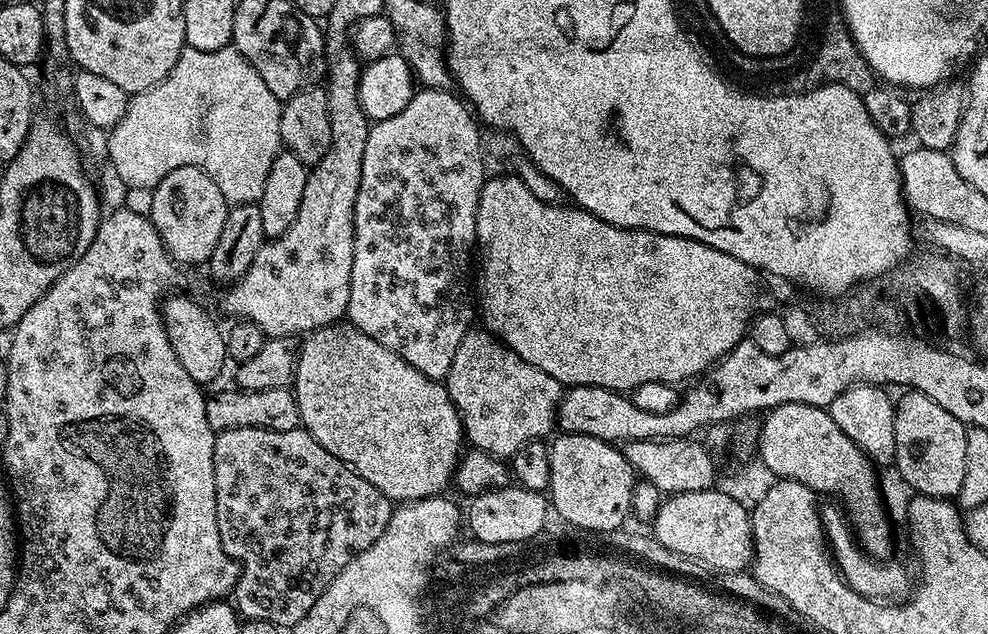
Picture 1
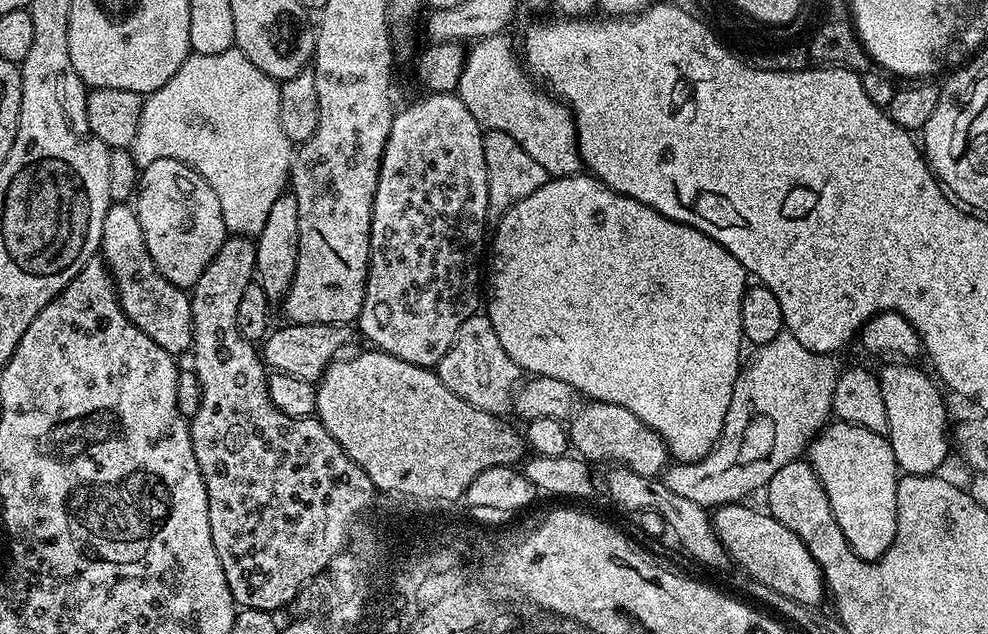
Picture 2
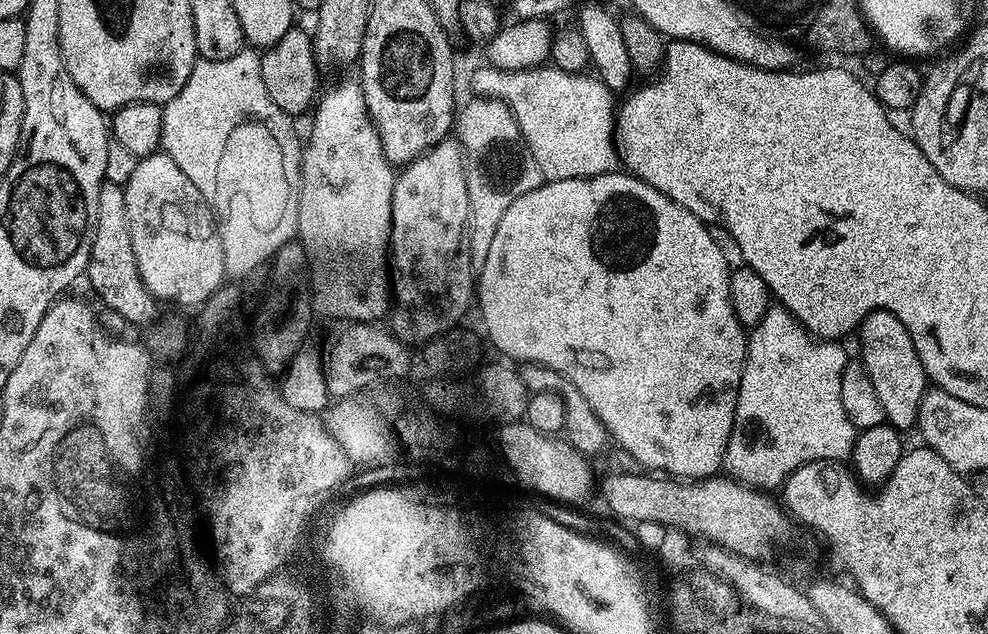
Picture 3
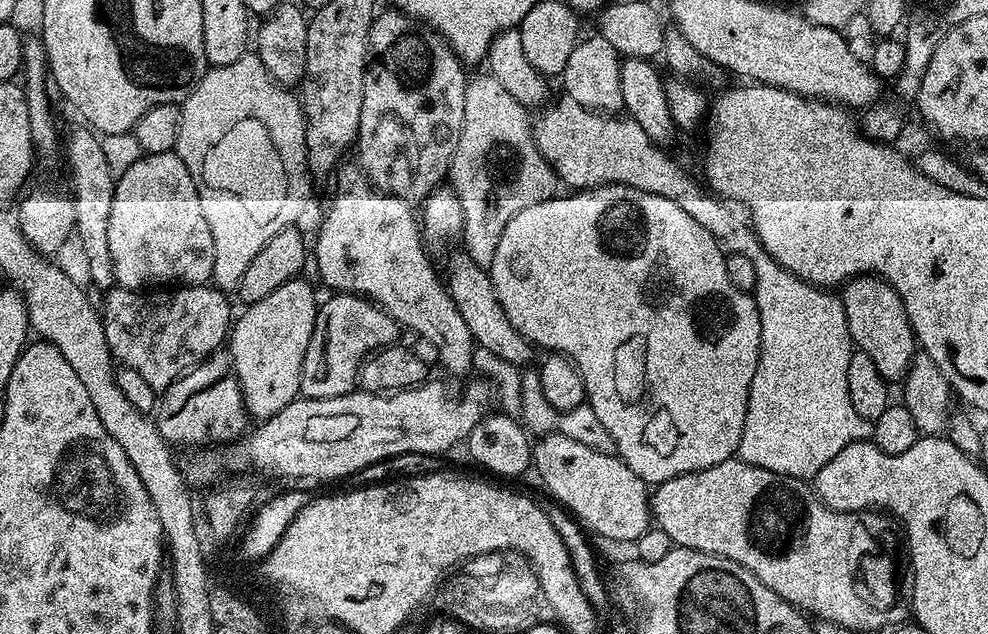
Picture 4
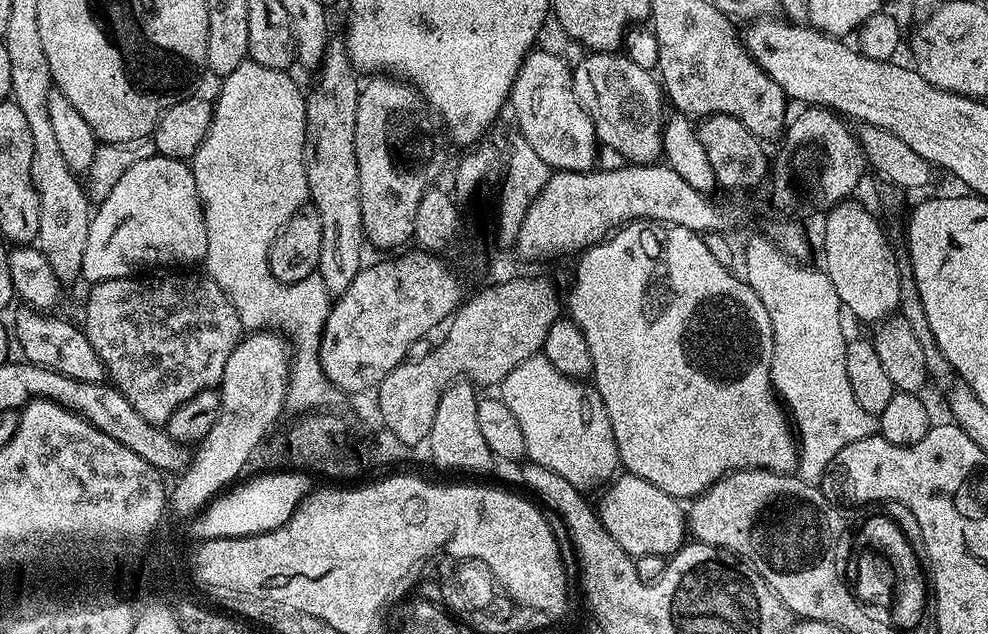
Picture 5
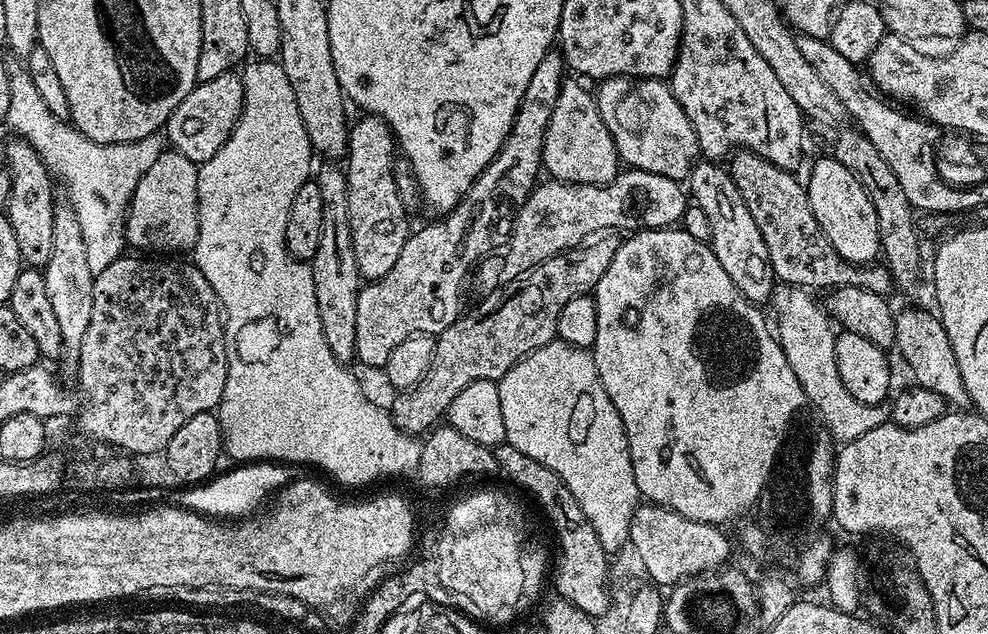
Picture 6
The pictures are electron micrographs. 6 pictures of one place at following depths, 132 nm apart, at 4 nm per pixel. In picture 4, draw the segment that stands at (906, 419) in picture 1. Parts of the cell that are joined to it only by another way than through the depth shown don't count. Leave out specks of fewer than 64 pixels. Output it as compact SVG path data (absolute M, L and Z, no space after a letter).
M861 274L843 285L842 299L853 345L870 354L884 380L903 381L912 365L912 357L917 355L918 345L902 298L888 285L888 281L875 274Z

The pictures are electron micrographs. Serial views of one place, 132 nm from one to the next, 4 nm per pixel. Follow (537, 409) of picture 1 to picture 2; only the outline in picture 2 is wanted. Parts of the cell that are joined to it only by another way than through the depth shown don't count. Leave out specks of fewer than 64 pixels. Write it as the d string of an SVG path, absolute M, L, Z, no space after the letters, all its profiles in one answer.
M487 314L466 318L466 322L458 326L450 350L446 350L434 371L455 396L470 402L470 406L478 406L501 418L513 411L512 397L522 383L521 368L510 354L506 354L506 350L502 350L502 342L498 342L498 334L494 334L494 326Z

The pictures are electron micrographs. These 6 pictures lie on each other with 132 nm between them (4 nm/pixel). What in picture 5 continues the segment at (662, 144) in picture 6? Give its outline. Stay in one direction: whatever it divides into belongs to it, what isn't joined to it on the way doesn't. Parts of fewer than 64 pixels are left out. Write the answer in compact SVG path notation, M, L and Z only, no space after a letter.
M619 51L594 52L585 57L580 65L572 68L572 89L594 122L597 141L633 164L659 161L666 97L657 77Z

